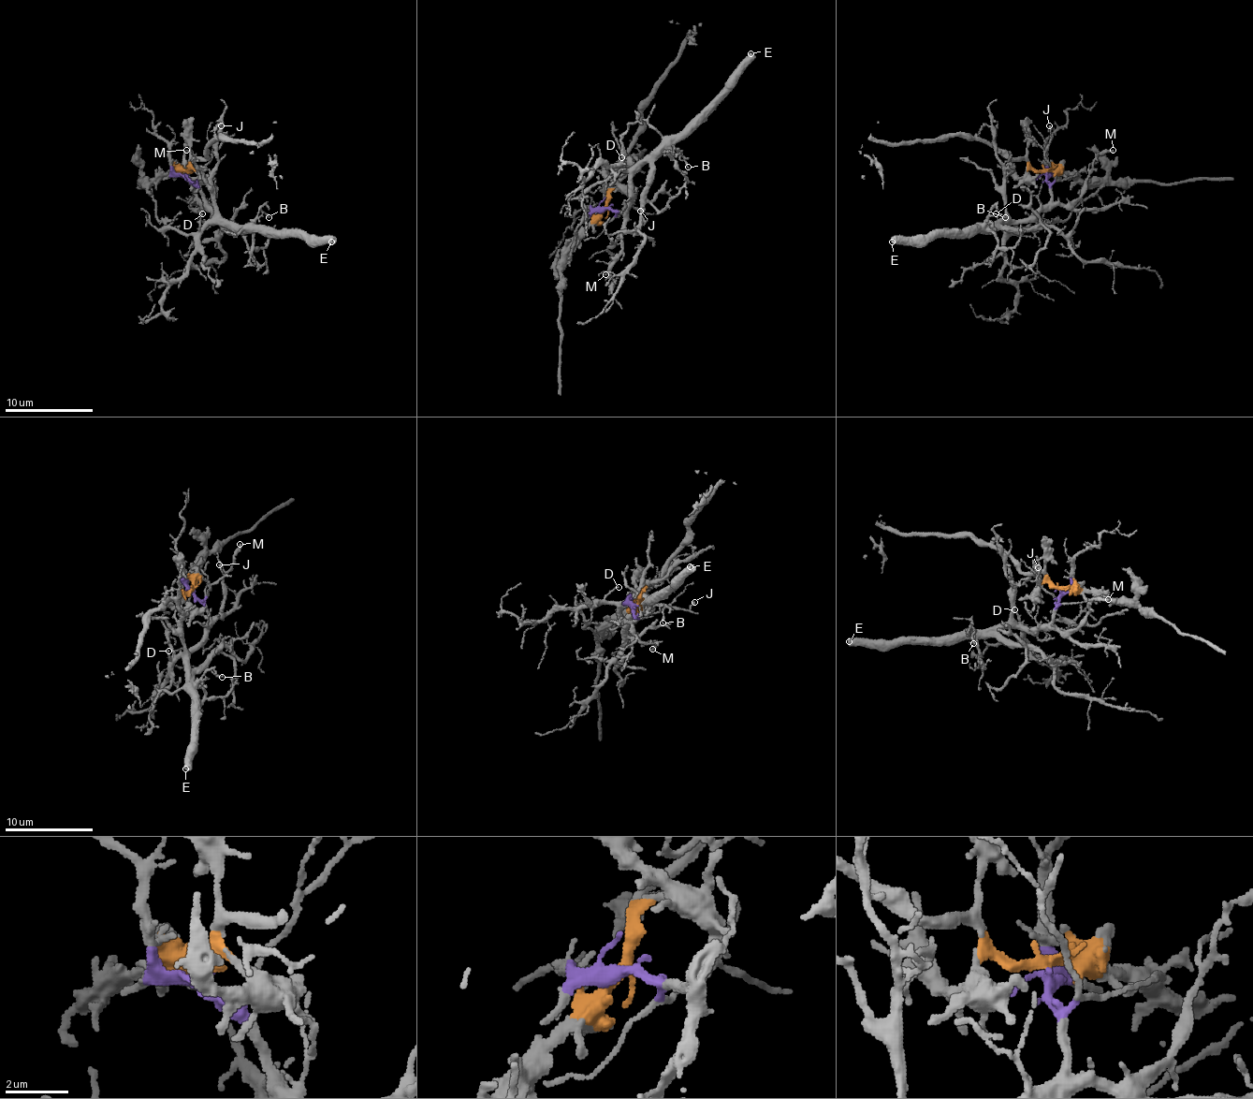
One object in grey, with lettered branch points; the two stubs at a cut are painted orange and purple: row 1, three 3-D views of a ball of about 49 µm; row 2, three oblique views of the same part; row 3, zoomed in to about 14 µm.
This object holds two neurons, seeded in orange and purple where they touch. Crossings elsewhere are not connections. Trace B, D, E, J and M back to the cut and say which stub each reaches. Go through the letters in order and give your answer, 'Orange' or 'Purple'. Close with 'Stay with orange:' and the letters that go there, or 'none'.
B: Purple
D: Purple
E: Purple
J: Purple
M: Purple
Stay with orange: none

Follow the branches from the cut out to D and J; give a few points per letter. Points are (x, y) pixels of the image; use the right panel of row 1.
D: (1045, 171), (1050, 202), (1039, 213), (1012, 220), (1003, 228), (997, 213)
J: (1045, 171), (1050, 183), (1054, 180), (1045, 152), (1050, 125)

